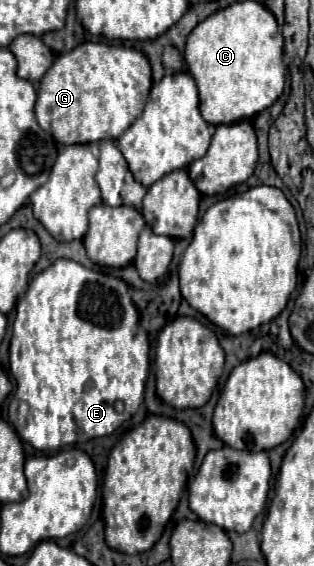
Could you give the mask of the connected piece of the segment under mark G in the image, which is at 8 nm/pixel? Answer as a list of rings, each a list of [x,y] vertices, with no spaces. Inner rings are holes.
[[[85,42],[71,52],[59,54],[39,82],[35,116],[43,130],[47,130],[59,144],[91,144],[99,140],[117,140],[133,120],[143,112],[147,94],[151,90],[151,66],[143,52],[123,46]]]

